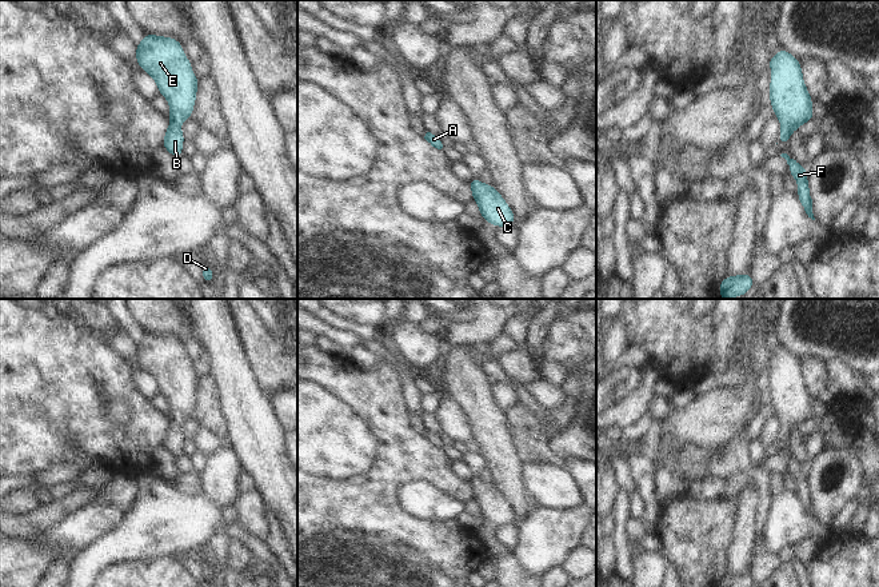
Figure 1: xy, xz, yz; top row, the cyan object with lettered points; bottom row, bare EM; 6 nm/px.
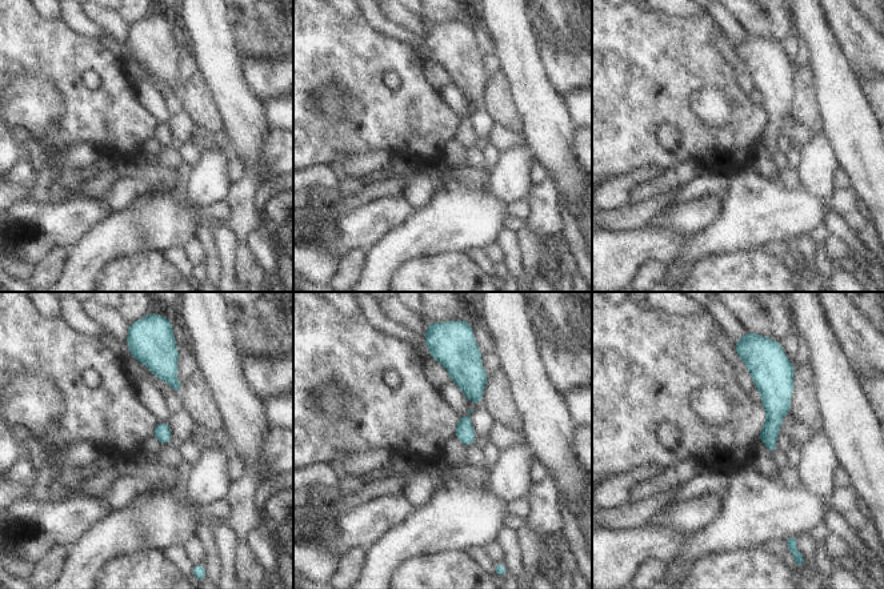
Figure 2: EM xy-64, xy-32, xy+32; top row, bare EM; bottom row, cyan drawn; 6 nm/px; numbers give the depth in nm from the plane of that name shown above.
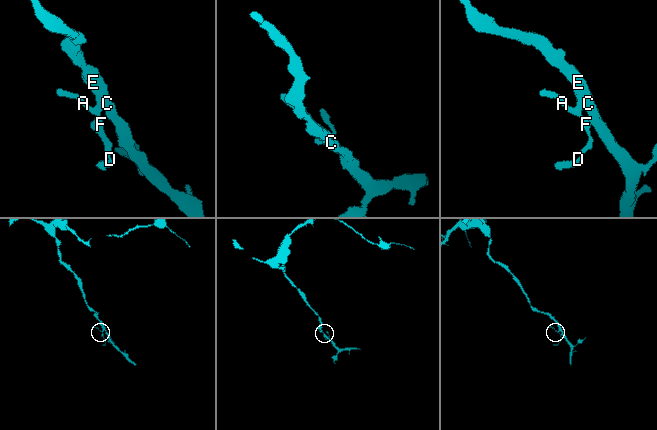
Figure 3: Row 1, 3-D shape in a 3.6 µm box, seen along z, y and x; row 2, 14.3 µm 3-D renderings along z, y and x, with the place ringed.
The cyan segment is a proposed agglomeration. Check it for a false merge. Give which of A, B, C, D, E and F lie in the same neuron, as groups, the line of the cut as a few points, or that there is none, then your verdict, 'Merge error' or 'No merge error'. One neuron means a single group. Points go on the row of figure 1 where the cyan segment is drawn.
Groups: A B C D E F. No split. No merge error.

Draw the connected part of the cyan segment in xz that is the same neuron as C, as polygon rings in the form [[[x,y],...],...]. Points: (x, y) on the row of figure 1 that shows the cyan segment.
[[[472,177],[468,184],[483,220],[495,227],[515,225],[516,220],[511,207],[494,185],[484,184],[478,177]]]

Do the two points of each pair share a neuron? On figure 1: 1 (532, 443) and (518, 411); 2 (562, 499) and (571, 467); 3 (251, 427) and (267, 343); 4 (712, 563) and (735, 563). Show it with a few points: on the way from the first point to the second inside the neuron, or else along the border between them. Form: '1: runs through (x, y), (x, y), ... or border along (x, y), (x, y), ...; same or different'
1: runs through (531, 435), (520, 419); same
2: border along (563, 466), (572, 478), (582, 498); different
3: border along (247, 355), (247, 362), (256, 383), (268, 396); different
4: border along (732, 532), (727, 551), (728, 572); different

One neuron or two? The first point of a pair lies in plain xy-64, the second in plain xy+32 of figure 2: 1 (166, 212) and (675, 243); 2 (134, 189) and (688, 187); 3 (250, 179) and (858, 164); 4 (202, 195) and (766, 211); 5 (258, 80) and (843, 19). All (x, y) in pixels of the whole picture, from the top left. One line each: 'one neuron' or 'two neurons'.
1: two neurons
2: one neuron
3: two neurons
4: two neurons
5: one neuron

